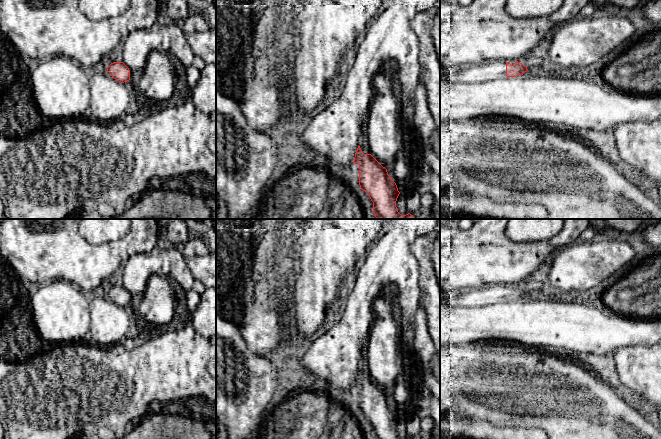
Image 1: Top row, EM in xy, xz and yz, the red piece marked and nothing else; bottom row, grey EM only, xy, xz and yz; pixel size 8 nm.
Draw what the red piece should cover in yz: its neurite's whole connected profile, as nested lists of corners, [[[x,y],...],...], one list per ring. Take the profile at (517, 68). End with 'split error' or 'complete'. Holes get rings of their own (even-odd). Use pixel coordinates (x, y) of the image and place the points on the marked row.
[[[516,61],[513,65],[511,65],[509,62],[506,63],[507,77],[516,77],[519,75],[523,75],[527,71],[527,67],[518,61]]] | complete

